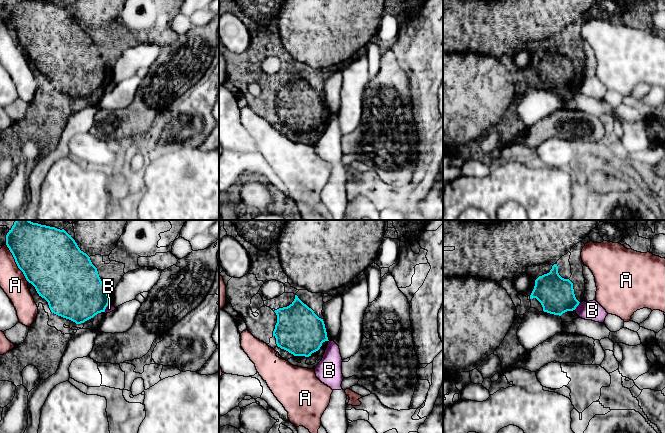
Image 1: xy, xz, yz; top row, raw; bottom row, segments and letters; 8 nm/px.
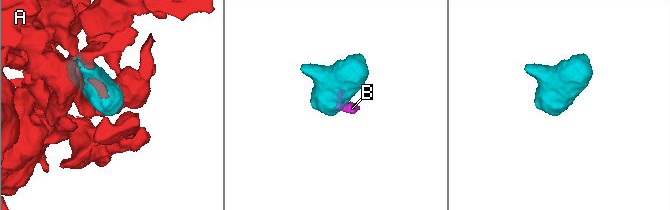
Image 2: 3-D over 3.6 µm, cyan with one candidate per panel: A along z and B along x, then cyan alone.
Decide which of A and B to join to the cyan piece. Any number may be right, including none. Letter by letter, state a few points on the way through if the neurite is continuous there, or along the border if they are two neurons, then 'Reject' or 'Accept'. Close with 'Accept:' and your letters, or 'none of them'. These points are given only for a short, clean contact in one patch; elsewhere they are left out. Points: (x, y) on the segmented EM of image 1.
A: Reject
B: Boundary: yz (579, 302), (572, 310). Reject
Accept: none of them

